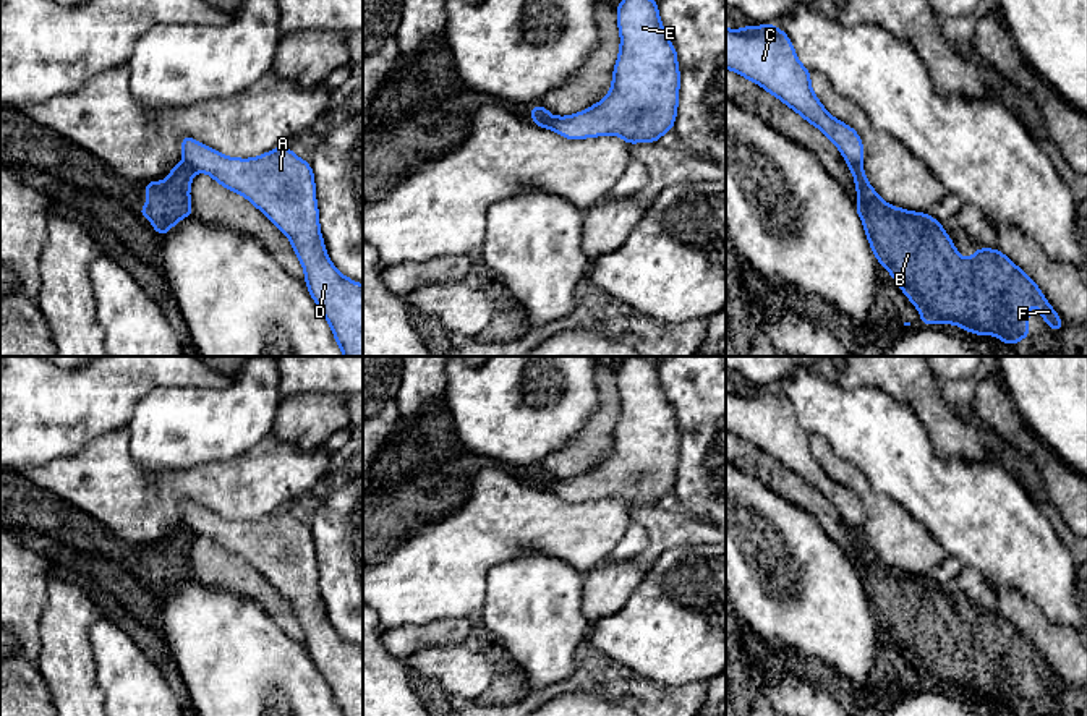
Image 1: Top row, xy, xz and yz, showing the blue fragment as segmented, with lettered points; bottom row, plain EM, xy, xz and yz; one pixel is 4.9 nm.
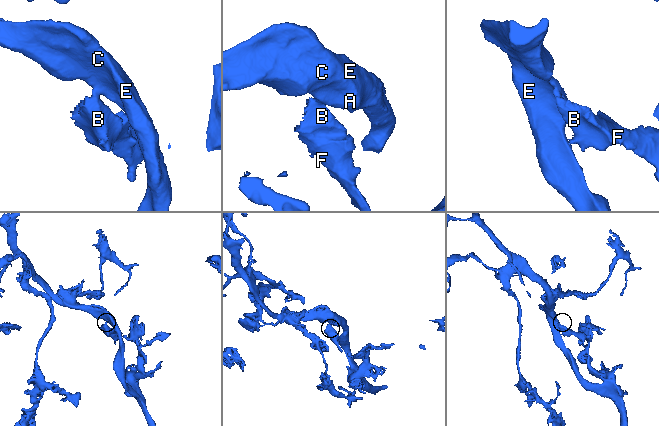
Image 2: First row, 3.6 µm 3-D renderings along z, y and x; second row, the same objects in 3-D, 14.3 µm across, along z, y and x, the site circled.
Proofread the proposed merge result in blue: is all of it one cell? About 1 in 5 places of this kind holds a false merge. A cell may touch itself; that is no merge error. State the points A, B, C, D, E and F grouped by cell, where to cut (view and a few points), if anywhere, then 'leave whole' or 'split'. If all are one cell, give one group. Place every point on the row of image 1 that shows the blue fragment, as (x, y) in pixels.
groups A C D E / B F; cut yz (849, 164), (861, 167); split

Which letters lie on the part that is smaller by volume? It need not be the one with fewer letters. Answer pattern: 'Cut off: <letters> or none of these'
Cut off: B, F

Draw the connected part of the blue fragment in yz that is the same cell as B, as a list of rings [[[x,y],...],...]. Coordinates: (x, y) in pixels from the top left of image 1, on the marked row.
[[[849,165],[849,170],[859,196],[857,214],[873,254],[915,305],[922,326],[957,324],[975,335],[995,335],[1011,345],[1029,337],[1029,303],[1034,301],[1043,321],[1059,334],[1064,326],[1061,318],[1035,282],[1000,249],[980,248],[966,261],[936,219],[886,204],[868,183],[862,167]]]

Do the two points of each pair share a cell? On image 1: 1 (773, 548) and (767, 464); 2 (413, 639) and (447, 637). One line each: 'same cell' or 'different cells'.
1: different cells
2: same cell

